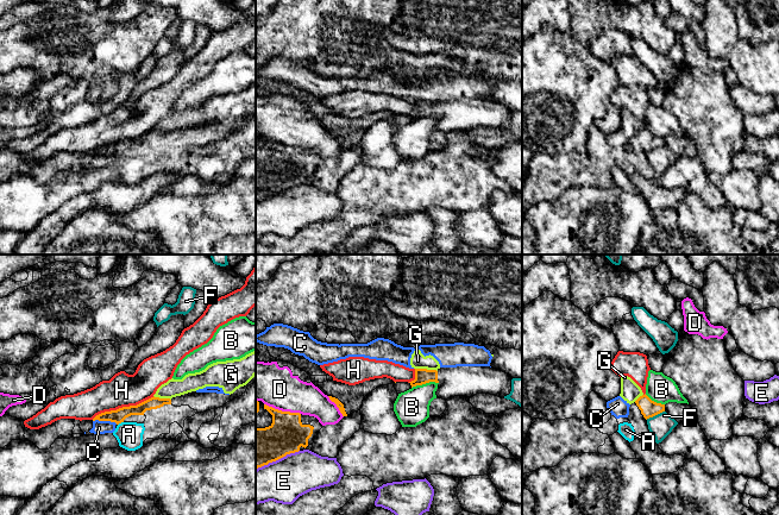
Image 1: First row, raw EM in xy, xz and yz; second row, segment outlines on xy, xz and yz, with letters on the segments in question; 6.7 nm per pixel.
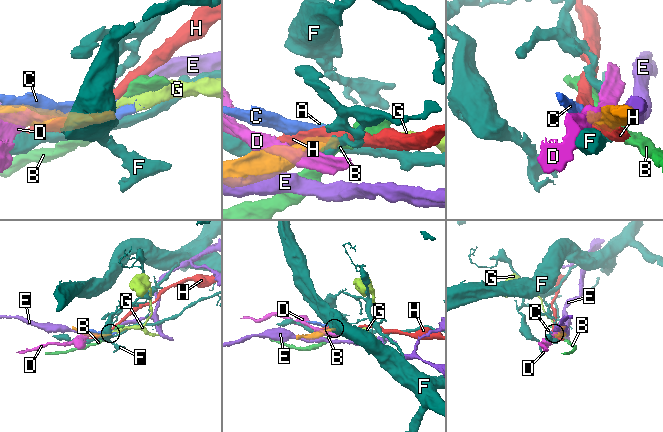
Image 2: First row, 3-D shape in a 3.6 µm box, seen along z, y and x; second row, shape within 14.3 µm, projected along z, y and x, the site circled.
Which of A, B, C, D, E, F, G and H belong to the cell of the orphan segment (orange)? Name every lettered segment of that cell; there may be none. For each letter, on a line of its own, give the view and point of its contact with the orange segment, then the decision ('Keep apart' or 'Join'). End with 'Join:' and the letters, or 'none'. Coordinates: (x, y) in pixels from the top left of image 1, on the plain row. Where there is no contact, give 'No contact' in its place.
A: Touches orange at xy (120, 156). Keep apart
B: Touches orange at xz (425, 117). Keep apart
C: Touches orange at xy (105, 154). Keep apart
D: Touches orange at xz (281, 144). Keep apart
E: Touches orange at xz (277, 193). Keep apart
F: Touches orange at yz (654, 149). Keep apart
G: Touches orange at xz (426, 102). Keep apart
H: Touches orange at xy (123, 140). Keep apart
Join: none

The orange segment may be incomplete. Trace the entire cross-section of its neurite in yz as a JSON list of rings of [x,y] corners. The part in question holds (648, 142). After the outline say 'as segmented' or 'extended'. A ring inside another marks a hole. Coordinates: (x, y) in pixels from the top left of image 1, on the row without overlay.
[[[646,127],[640,130],[635,137],[646,153],[665,145],[665,138],[652,134]]]; as segmented

